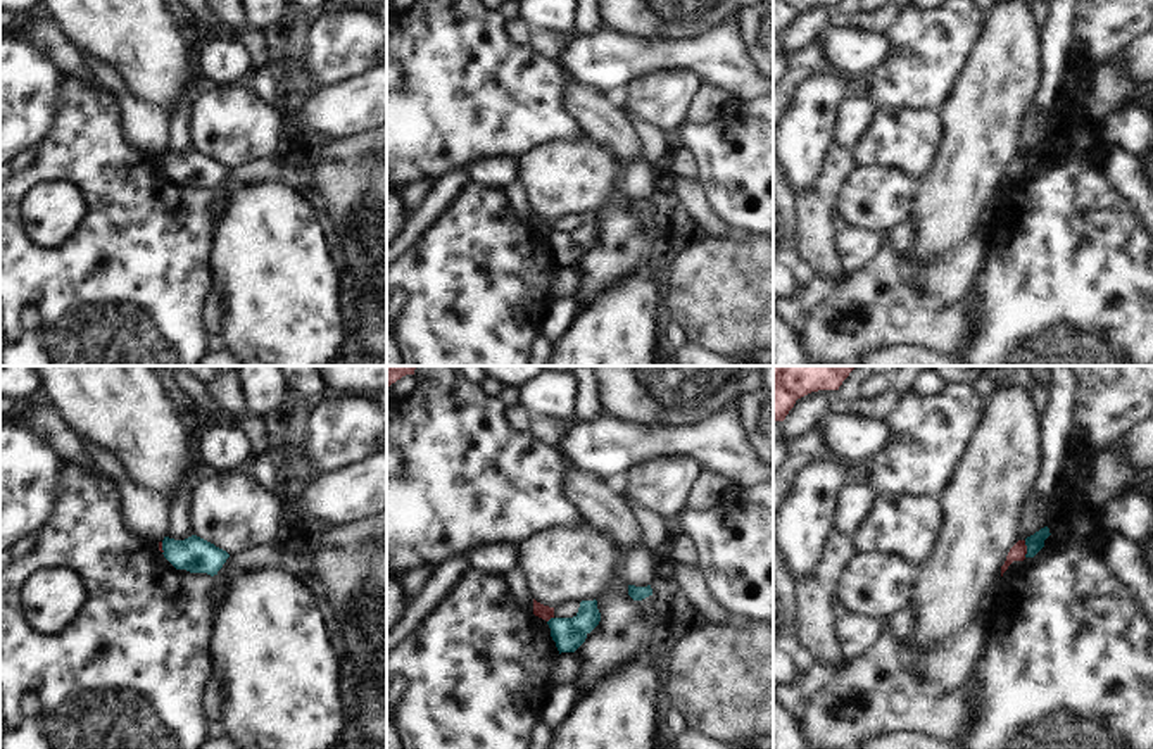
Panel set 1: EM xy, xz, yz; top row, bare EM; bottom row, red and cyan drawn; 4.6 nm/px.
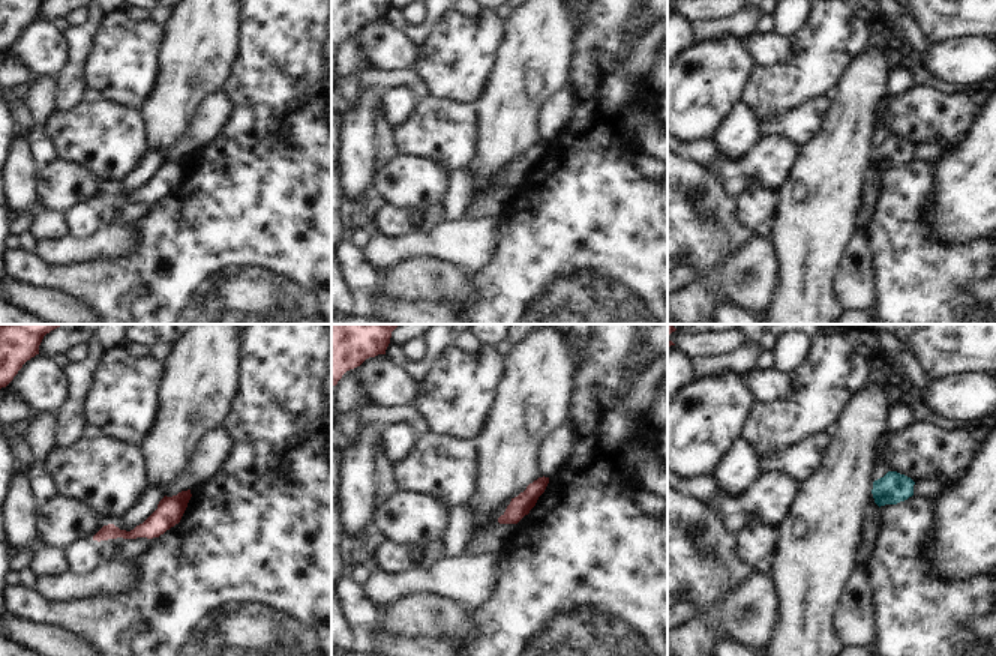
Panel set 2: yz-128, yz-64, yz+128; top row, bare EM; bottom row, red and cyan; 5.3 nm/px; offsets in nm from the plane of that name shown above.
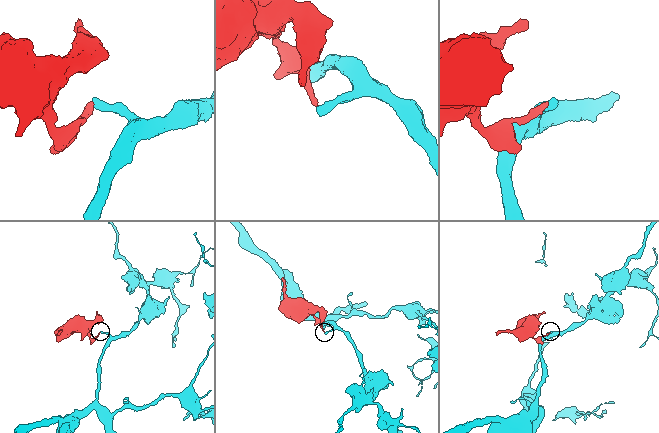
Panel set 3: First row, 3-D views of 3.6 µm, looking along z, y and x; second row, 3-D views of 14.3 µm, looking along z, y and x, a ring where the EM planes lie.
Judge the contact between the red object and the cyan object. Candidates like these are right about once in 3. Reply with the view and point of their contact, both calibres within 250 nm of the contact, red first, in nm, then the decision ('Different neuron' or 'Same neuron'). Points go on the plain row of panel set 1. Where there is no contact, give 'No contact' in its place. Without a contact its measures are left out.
Touches red at yz (1026, 163). Thickness 80 nm (red) against 80 nm. Different neuron.

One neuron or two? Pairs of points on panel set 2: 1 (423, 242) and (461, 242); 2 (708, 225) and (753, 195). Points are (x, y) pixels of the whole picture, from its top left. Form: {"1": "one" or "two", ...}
{"1": "one", "2": "two"}

